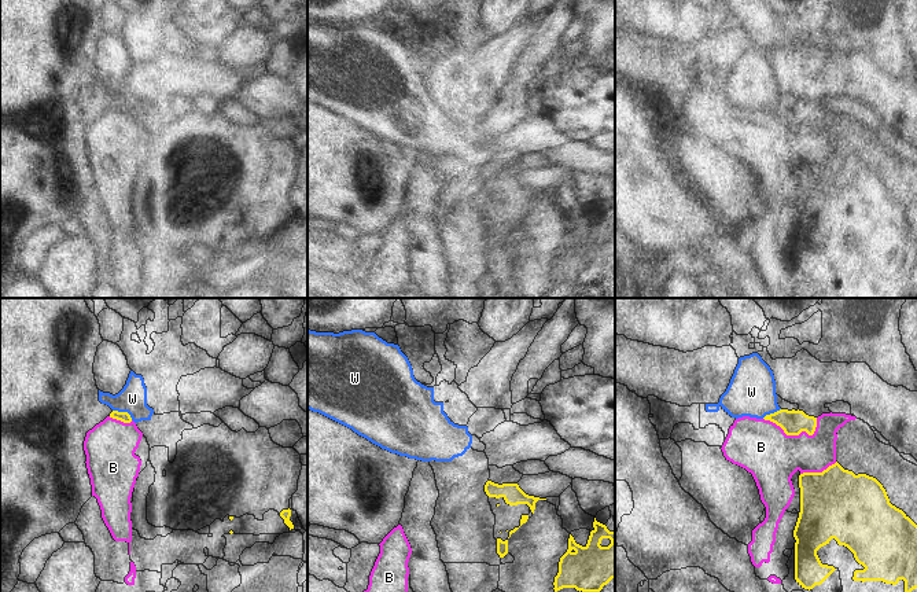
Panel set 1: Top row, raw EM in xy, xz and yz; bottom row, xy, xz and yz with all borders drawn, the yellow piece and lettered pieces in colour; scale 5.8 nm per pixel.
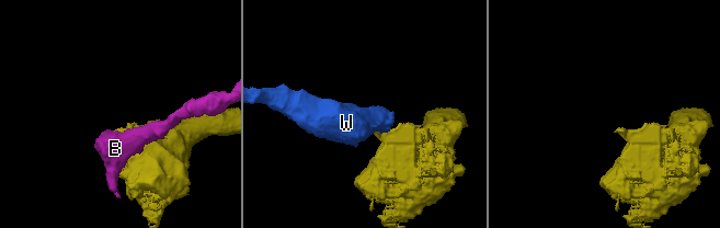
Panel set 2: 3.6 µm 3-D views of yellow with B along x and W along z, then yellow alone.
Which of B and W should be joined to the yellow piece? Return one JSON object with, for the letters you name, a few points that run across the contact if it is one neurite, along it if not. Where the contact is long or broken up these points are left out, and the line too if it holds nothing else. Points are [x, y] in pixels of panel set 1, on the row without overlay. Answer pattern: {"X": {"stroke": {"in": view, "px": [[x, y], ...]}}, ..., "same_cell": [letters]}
{"same_cell": []}

